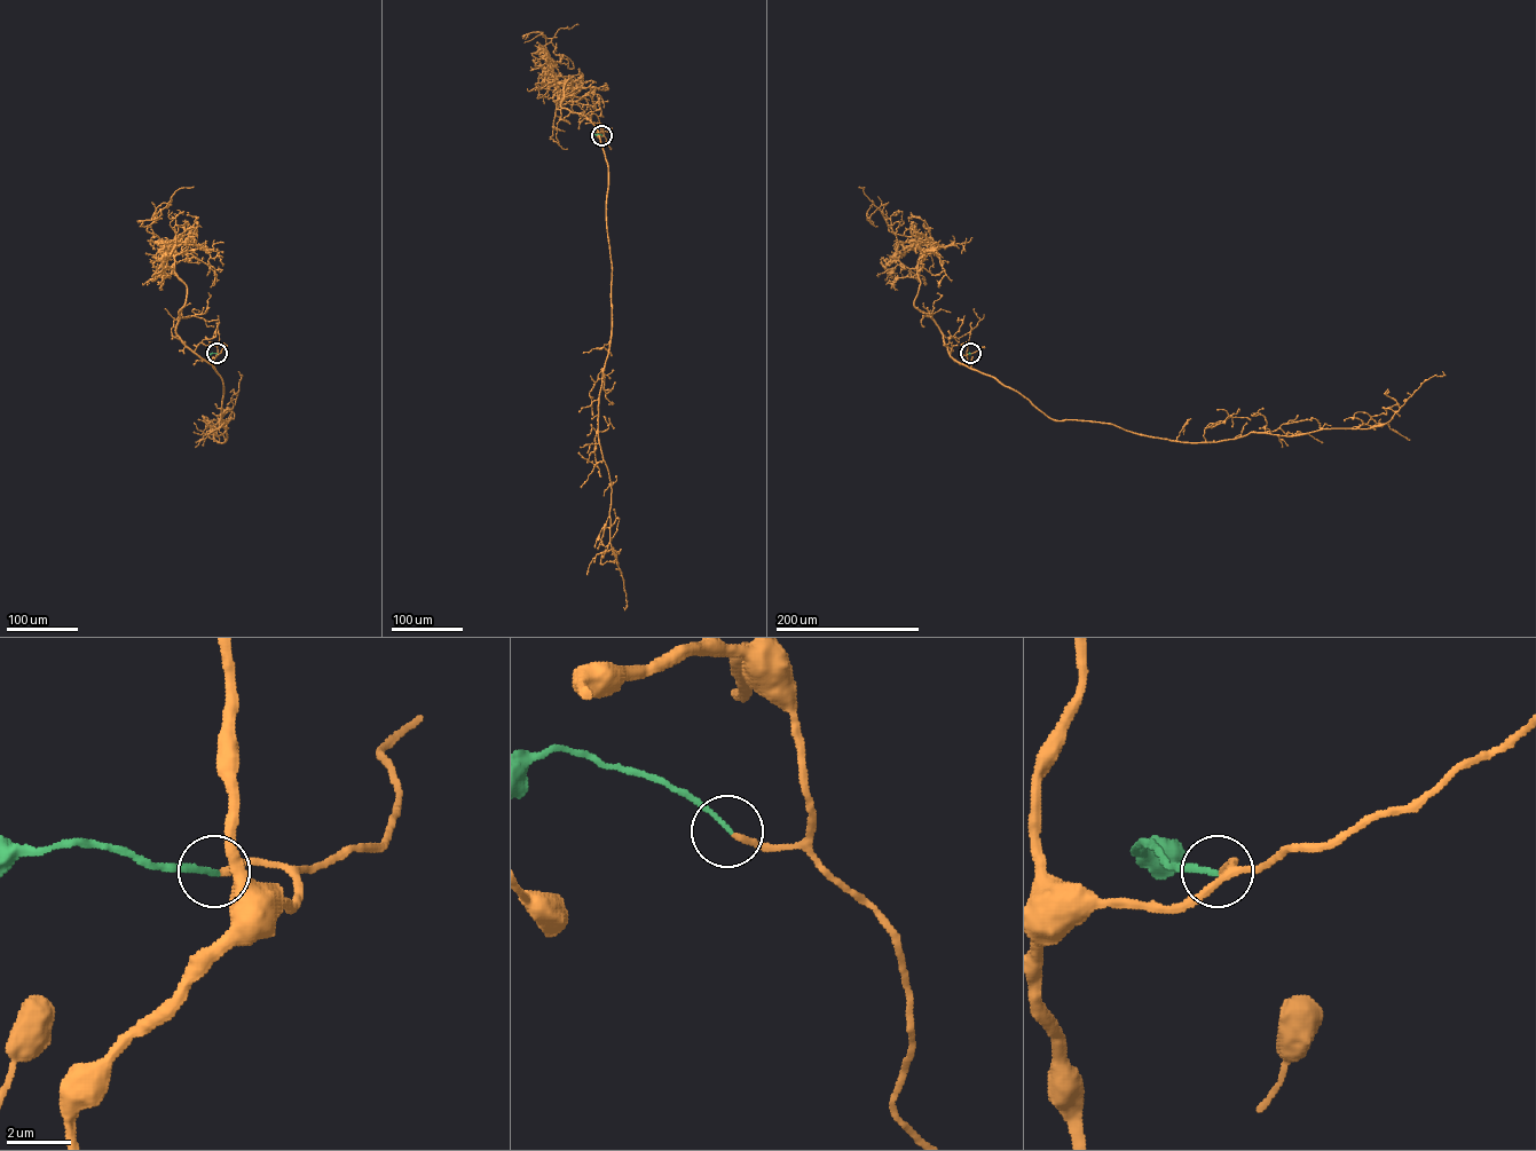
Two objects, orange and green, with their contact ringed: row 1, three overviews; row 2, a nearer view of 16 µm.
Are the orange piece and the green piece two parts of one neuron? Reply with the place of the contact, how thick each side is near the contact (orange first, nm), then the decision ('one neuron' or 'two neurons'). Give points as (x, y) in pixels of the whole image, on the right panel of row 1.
place (970, 353); calibres 200 and 160 nm; one neuron

